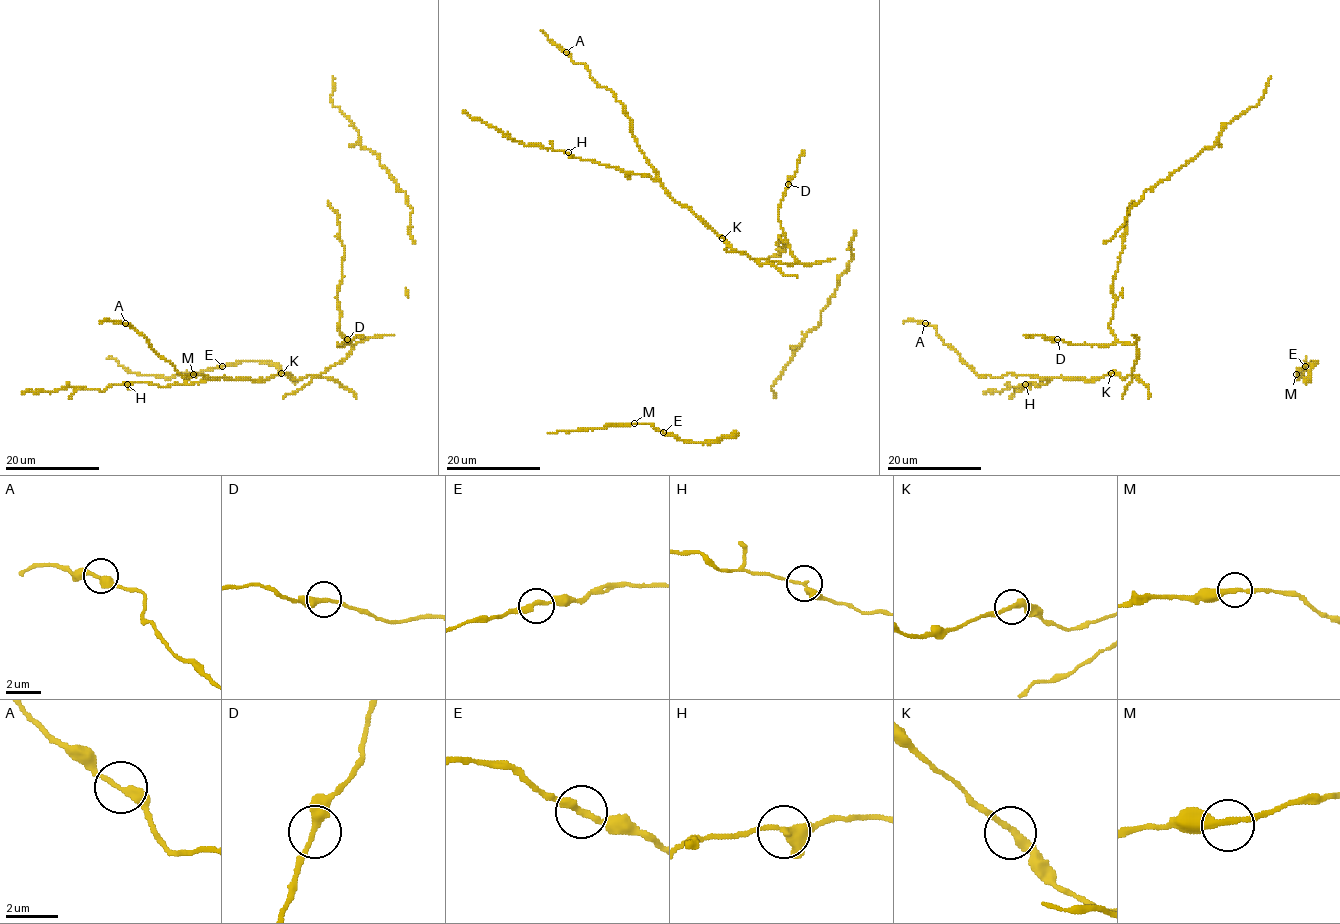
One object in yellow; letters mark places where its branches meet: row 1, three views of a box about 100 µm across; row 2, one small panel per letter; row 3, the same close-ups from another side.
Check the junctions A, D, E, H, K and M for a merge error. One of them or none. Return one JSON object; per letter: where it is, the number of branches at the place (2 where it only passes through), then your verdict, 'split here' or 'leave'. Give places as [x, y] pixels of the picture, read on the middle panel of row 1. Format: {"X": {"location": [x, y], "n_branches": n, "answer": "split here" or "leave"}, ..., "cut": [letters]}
{"A": {"location": [566, 52], "n_branches": 2, "answer": "leave"}, "D": {"location": [788, 184], "n_branches": 2, "answer": "leave"}, "E": {"location": [663, 432], "n_branches": 2, "answer": "leave"}, "H": {"location": [568, 152], "n_branches": 2, "answer": "leave"}, "K": {"location": [722, 238], "n_branches": 2, "answer": "leave"}, "M": {"location": [634, 423], "n_branches": 2, "answer": "leave"}, "cut": []}

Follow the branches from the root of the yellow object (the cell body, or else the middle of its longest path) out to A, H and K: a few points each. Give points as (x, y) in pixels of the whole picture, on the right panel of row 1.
A: (1136, 361), (1132, 376), (1125, 379), (1113, 373), (1091, 380), (978, 376), (925, 323)
H: (1136, 361), (1132, 376), (1125, 379), (1111, 373), (1091, 380), (1056, 377), (1038, 387), (1033, 381), (1025, 384)
K: (1136, 361), (1132, 376), (1125, 379), (1111, 373)

